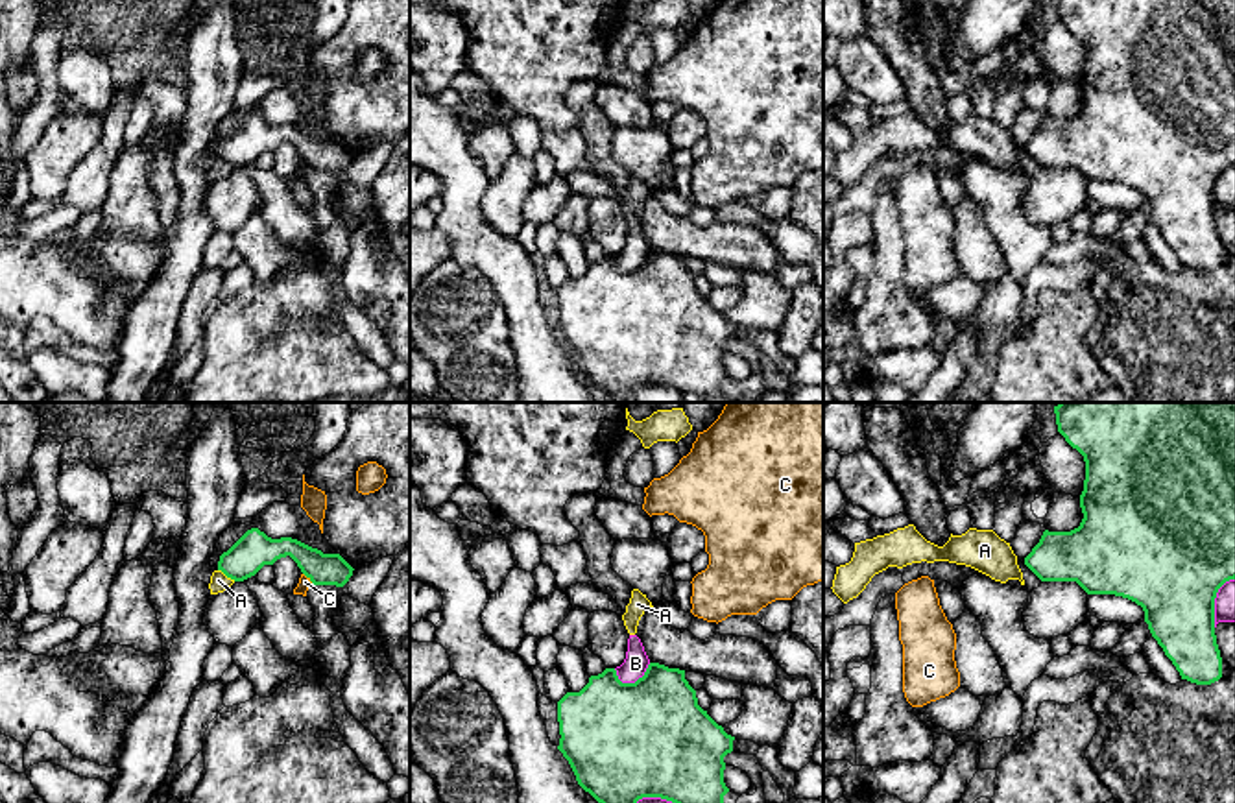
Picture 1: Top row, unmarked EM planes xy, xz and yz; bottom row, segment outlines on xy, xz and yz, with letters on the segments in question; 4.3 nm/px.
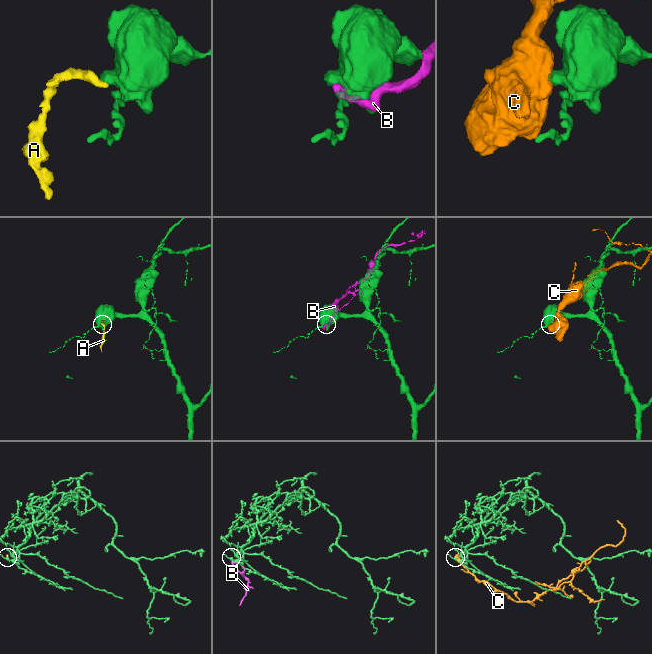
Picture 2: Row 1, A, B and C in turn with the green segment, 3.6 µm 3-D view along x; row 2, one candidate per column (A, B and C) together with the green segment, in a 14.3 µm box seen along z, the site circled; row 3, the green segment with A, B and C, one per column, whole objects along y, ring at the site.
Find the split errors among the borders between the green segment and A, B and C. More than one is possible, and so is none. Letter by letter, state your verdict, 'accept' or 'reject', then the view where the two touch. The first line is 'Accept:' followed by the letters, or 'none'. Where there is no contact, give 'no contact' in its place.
Accept: none
A: reject | xy
B: reject | xz
C: reject | xy

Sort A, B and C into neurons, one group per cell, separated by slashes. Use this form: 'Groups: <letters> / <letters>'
Groups: A B / C

